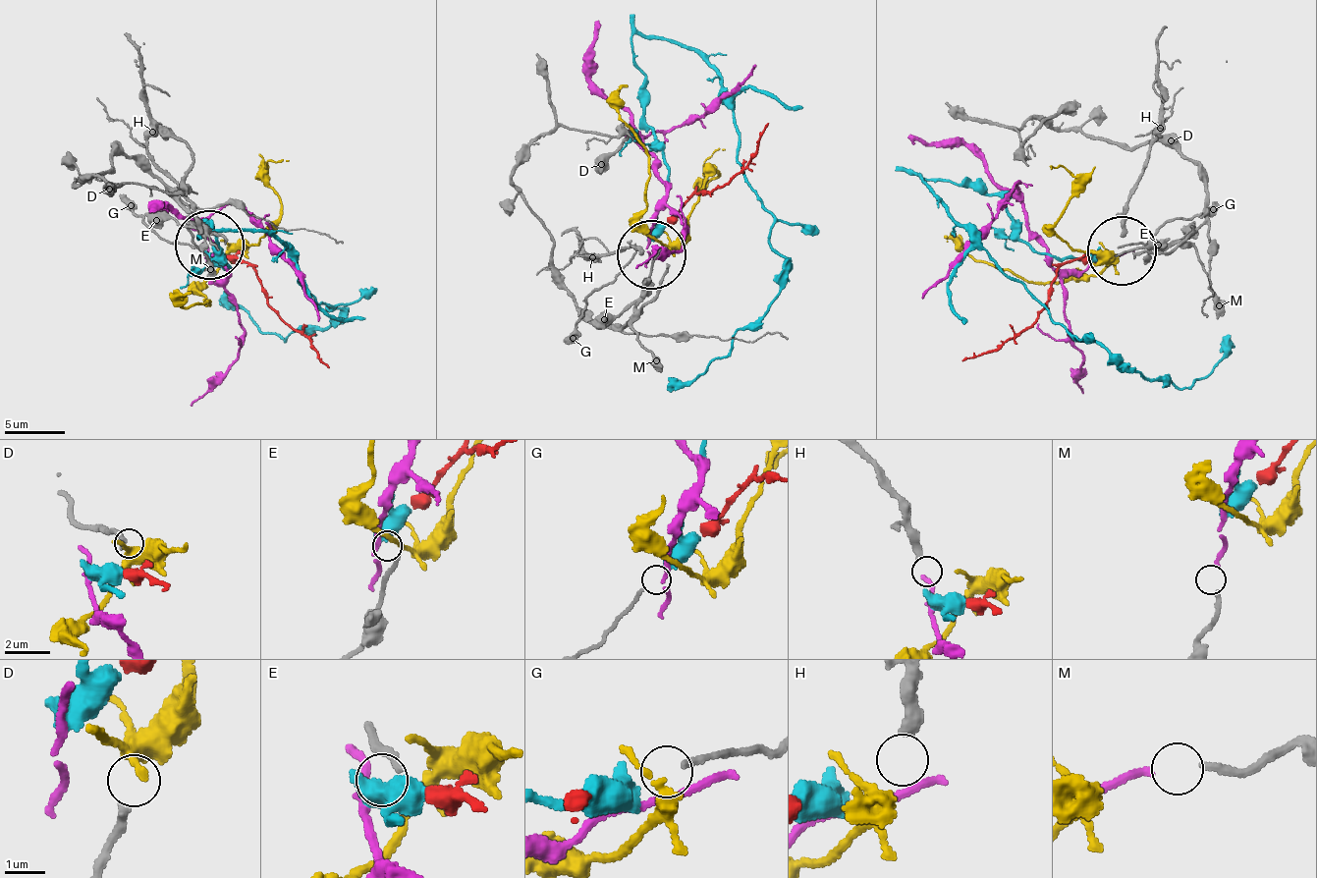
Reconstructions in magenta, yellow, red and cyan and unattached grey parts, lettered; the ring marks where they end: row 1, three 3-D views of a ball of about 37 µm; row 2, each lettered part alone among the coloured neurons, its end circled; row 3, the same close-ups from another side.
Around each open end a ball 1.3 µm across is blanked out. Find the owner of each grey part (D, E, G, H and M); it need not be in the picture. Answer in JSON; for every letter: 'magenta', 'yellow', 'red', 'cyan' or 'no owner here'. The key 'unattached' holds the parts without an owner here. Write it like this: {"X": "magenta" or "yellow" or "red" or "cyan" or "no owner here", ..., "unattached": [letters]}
{"D": "yellow", "E": "cyan", "G": "no owner here", "H": "no owner here", "M": "magenta", "unattached": ["G", "H"]}

